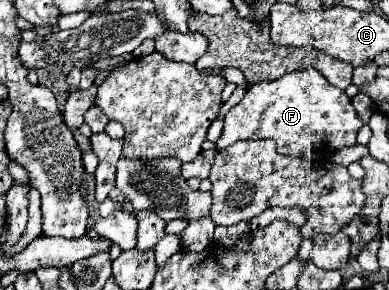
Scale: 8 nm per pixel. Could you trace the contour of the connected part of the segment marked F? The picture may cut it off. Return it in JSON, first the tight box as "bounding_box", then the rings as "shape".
{"bounding_box":[217,67,361,157],"shape":[[[309,67],[283,75],[275,81],[251,85],[245,97],[227,111],[217,147],[225,149],[241,139],[275,139],[281,155],[299,157],[303,151],[311,151],[315,147],[337,151],[341,147],[355,145],[359,129],[361,121],[345,91],[329,85],[319,71]]]}

